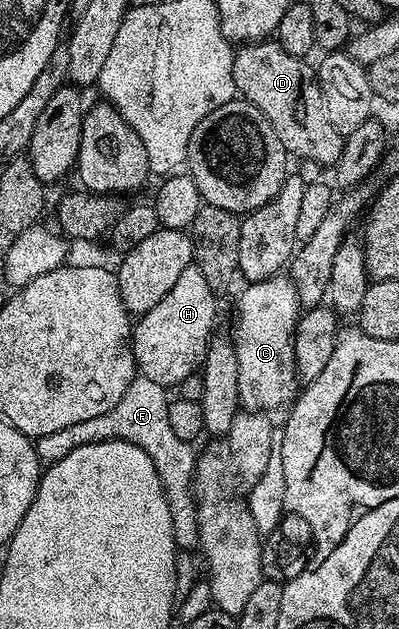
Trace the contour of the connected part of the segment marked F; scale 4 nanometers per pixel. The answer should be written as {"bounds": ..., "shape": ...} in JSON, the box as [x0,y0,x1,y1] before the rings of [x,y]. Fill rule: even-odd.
{"bounds":[36,377,199,551],"shape":[[[135,377],[127,384],[127,392],[119,399],[119,404],[111,408],[111,412],[103,412],[103,416],[95,416],[92,420],[82,420],[80,424],[71,424],[71,428],[59,428],[59,432],[51,432],[47,436],[36,439],[37,456],[42,463],[58,462],[67,456],[67,452],[75,452],[75,448],[83,448],[83,444],[95,444],[107,440],[123,440],[143,448],[147,456],[155,464],[159,472],[159,480],[163,484],[163,492],[167,496],[167,504],[171,508],[171,524],[178,551],[196,551],[199,546],[199,524],[197,523],[197,499],[193,497],[193,473],[197,467],[198,451],[194,443],[179,440],[171,429],[167,417],[167,408],[171,398],[166,387],[155,384],[155,380]]]}

